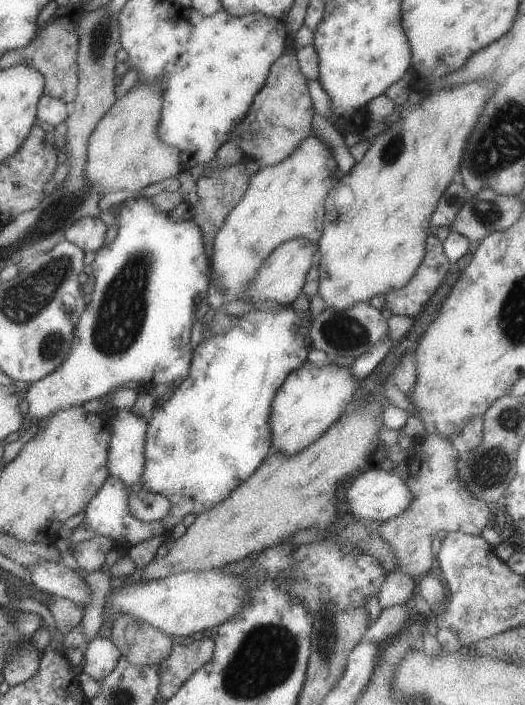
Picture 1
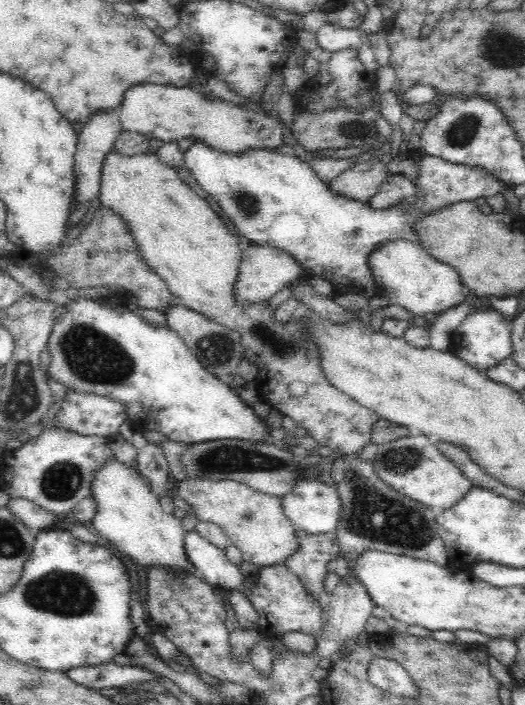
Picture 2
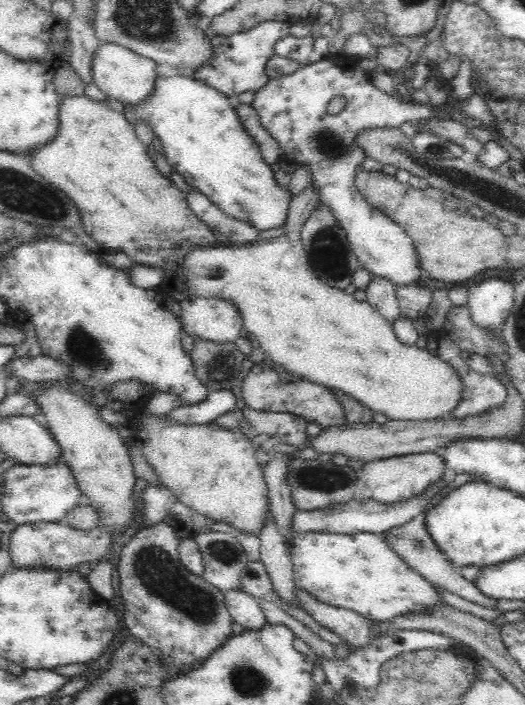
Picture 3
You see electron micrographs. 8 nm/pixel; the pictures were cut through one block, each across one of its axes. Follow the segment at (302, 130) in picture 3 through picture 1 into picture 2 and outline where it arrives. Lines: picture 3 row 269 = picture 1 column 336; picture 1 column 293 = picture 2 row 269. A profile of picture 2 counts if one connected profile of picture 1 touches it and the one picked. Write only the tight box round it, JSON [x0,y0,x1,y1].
[368,238,467,316]

